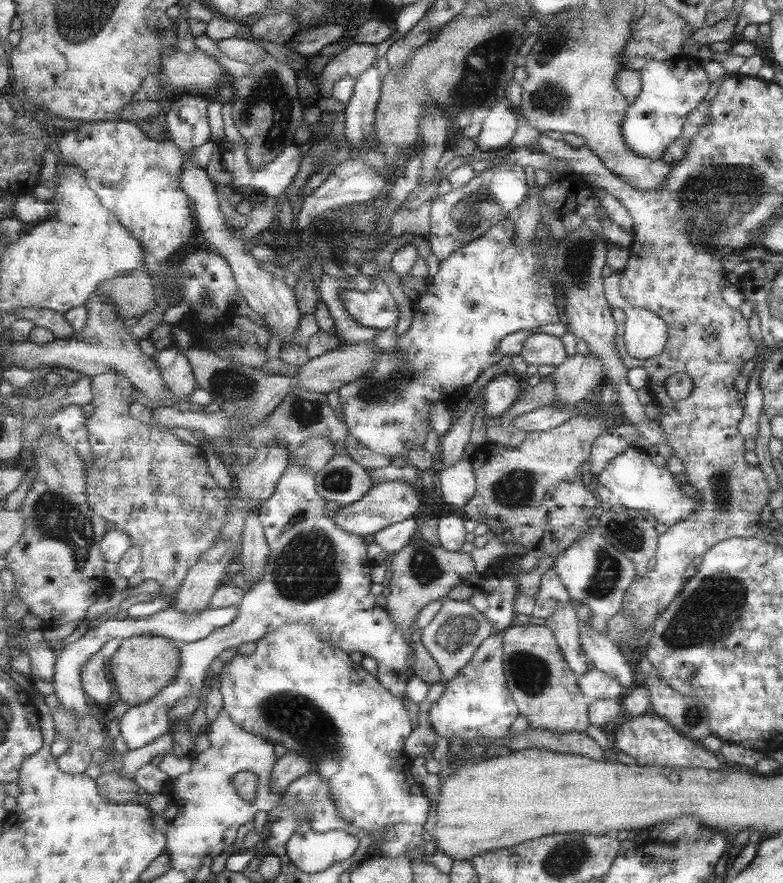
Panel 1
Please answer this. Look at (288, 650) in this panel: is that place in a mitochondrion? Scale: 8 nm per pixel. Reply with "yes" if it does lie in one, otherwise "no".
no

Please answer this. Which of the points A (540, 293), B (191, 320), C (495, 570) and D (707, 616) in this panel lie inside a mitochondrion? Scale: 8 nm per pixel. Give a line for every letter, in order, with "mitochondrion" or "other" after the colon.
A: mitochondrion
B: other
C: other
D: mitochondrion

